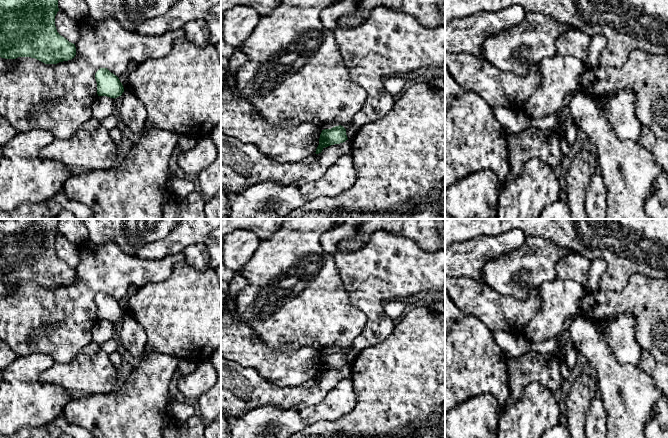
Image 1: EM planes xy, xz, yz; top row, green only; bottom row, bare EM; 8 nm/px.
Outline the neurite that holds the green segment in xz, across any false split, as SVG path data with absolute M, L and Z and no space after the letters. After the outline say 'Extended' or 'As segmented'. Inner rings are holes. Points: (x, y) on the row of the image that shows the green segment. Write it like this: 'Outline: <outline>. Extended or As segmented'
Outline: M339 125L331 129L324 129L320 134L319 145L315 153L319 154L325 147L340 144L346 140L348 140L348 138L346 135L346 129L343 126Z. As segmented

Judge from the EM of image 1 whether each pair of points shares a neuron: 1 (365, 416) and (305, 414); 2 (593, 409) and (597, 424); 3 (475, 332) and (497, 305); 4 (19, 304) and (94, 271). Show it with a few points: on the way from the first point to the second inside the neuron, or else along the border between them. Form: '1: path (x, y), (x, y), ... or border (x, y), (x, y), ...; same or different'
1: border (357, 396), (349, 412), (333, 420), (320, 420); different
2: path (595, 413), (596, 420); same
3: border (464, 315), (475, 316), (491, 332); different
4: path (38, 304), (61, 304), (75, 290); same

